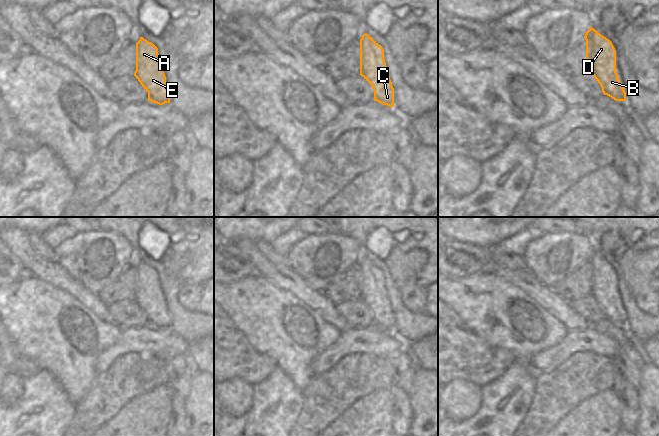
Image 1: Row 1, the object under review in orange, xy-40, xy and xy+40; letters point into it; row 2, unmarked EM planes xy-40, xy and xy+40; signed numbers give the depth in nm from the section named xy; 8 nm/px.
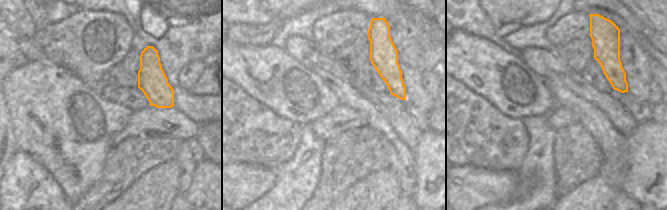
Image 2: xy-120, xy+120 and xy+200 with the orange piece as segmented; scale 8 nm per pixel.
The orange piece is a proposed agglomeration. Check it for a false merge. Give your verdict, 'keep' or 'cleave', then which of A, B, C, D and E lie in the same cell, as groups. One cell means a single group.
keep; groups A B C D E

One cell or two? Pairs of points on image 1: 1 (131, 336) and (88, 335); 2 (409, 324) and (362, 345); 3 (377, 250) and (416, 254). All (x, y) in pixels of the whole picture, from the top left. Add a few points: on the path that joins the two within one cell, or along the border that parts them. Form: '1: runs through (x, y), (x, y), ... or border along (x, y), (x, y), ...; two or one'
1: border along (122, 329), (119, 337), (101, 352); two
2: border along (393, 331), (404, 344); two
3: runs through (387, 250), (402, 250), (406, 254); one

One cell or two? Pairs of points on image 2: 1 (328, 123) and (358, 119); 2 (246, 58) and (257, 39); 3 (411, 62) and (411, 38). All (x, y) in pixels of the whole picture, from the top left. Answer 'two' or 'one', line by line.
1: one
2: two
3: one

